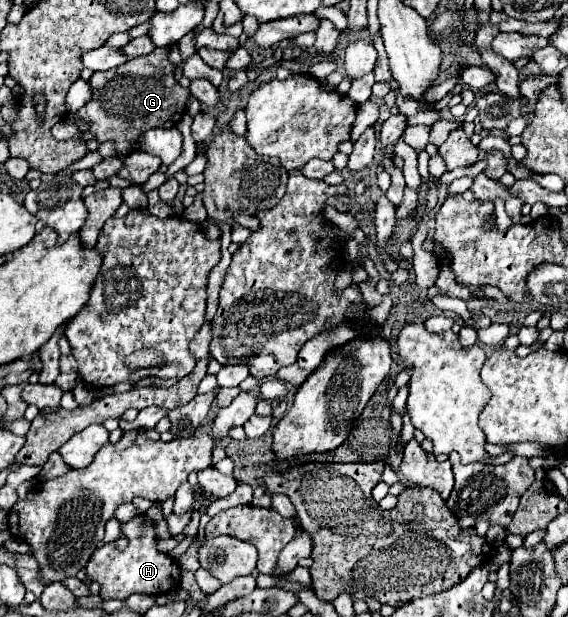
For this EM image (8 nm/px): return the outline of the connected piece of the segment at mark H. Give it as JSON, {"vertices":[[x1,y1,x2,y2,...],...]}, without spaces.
{"vertices":[[133,516,131,520,121,524,121,536,129,538,129,546,119,550,115,542,103,544,87,562,87,576,101,584,103,600,125,600,131,594,169,594,171,588,175,590,181,580,181,570,177,560,157,550,157,534,155,522,147,516]]}

